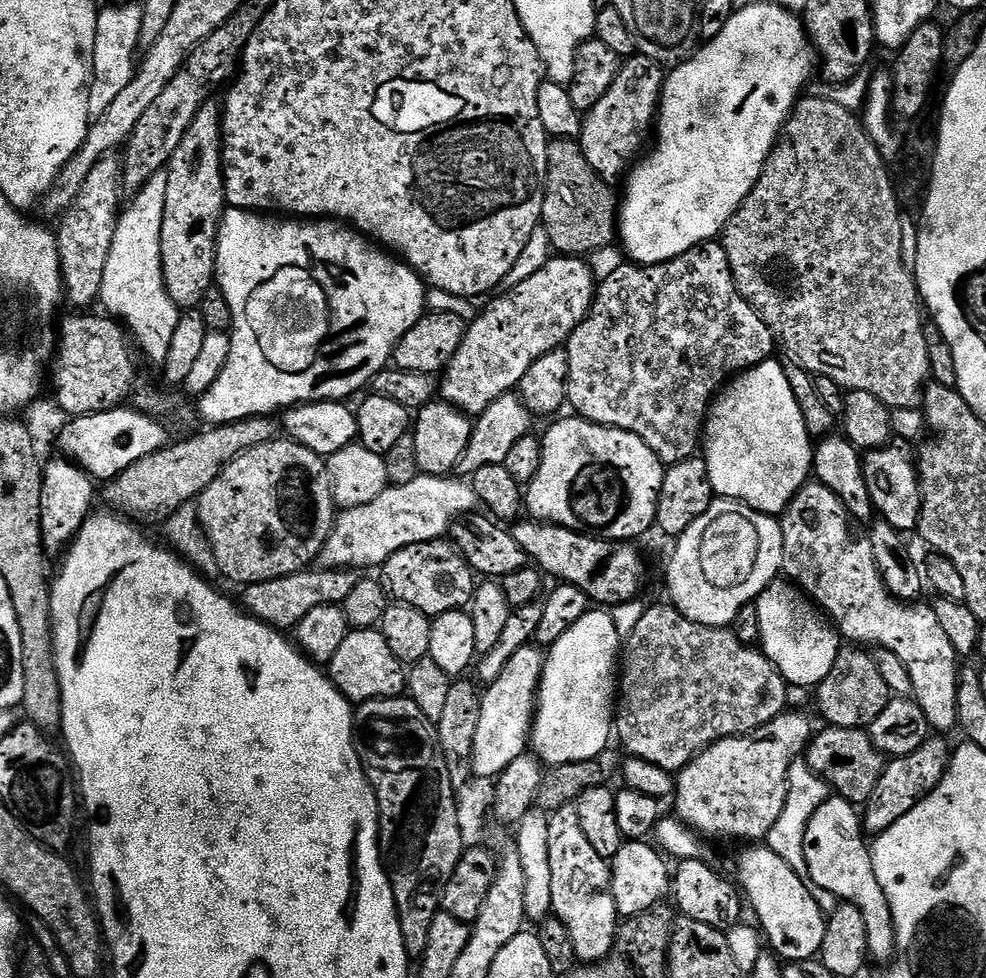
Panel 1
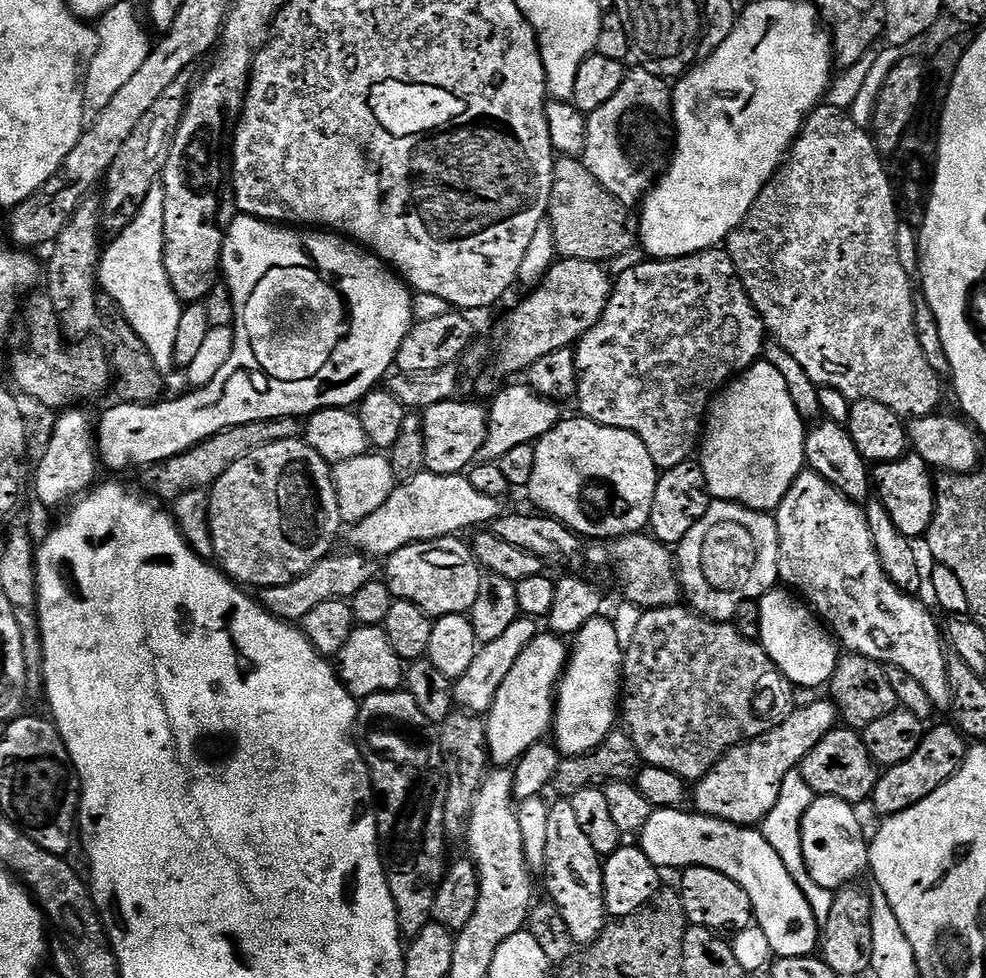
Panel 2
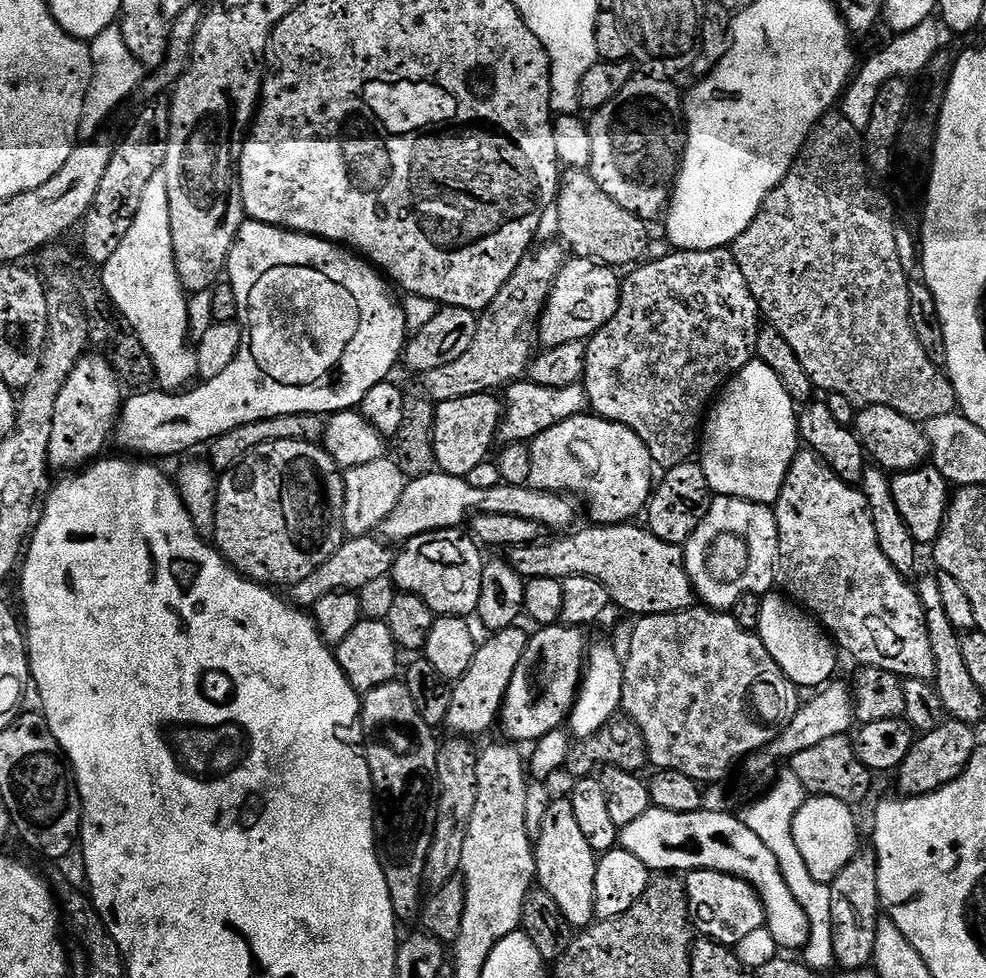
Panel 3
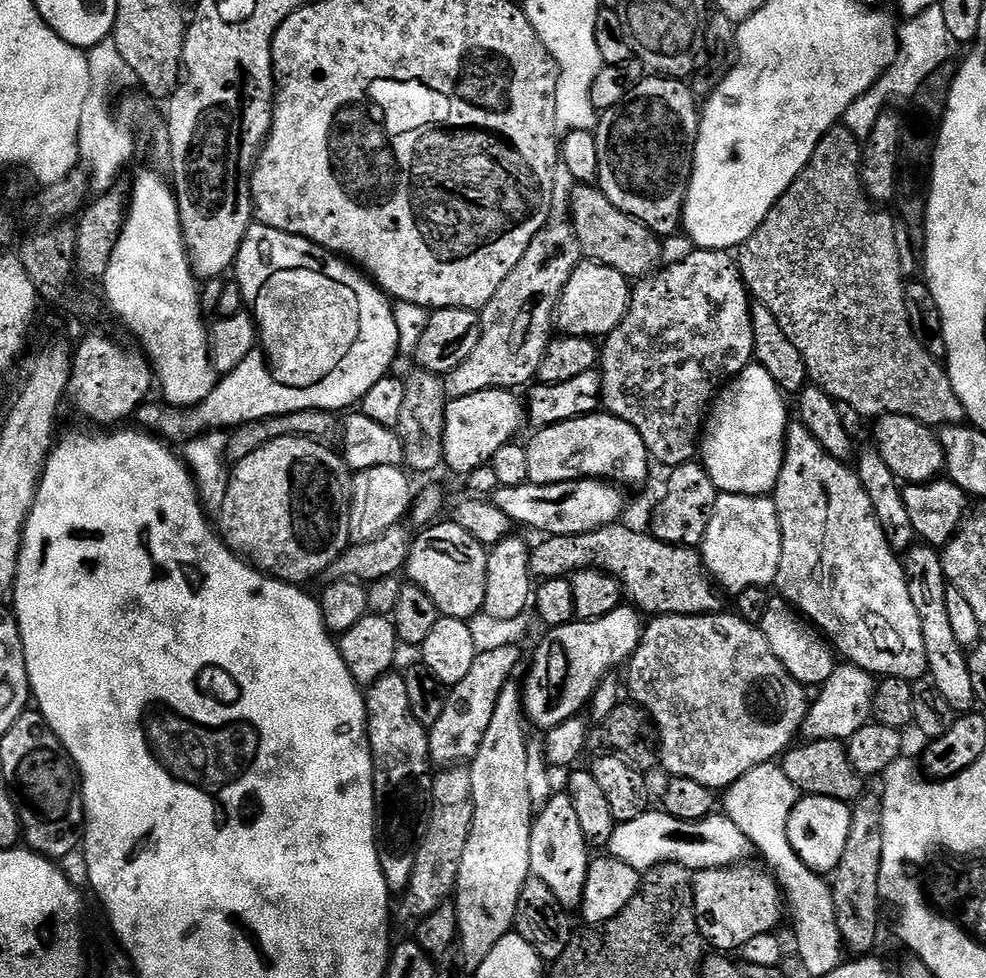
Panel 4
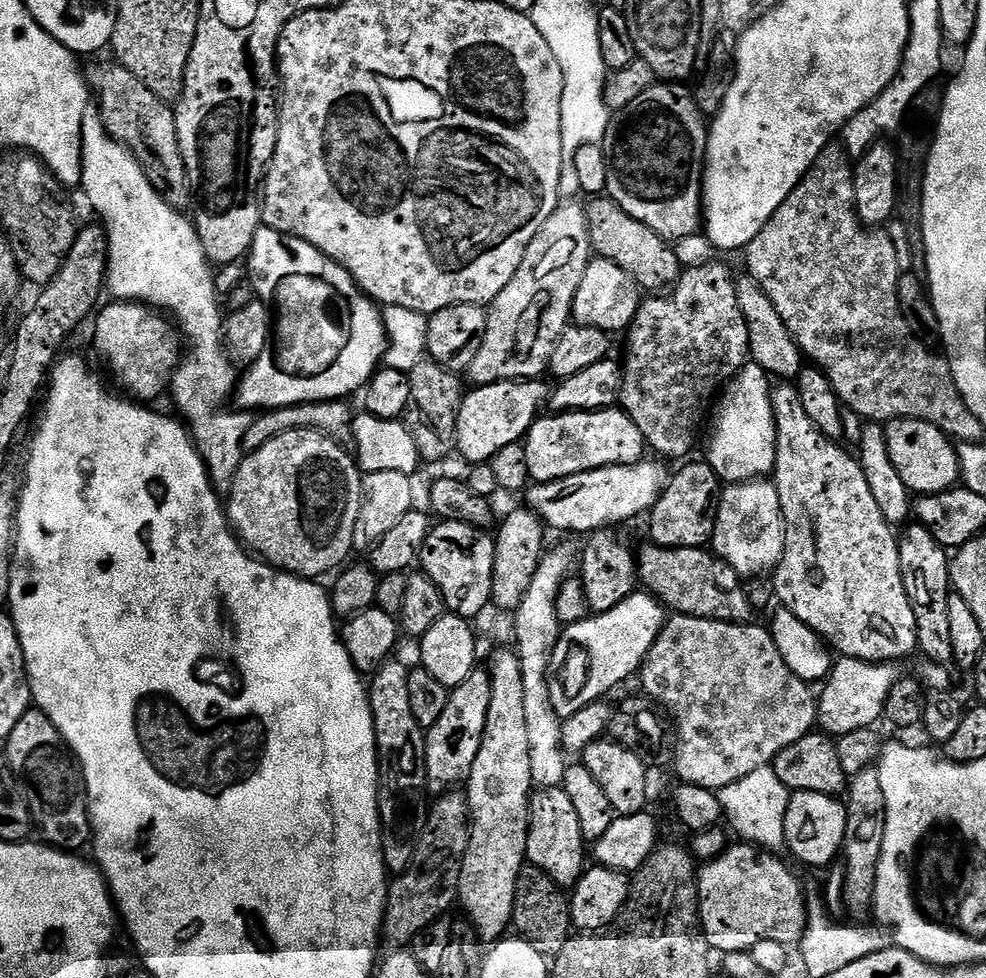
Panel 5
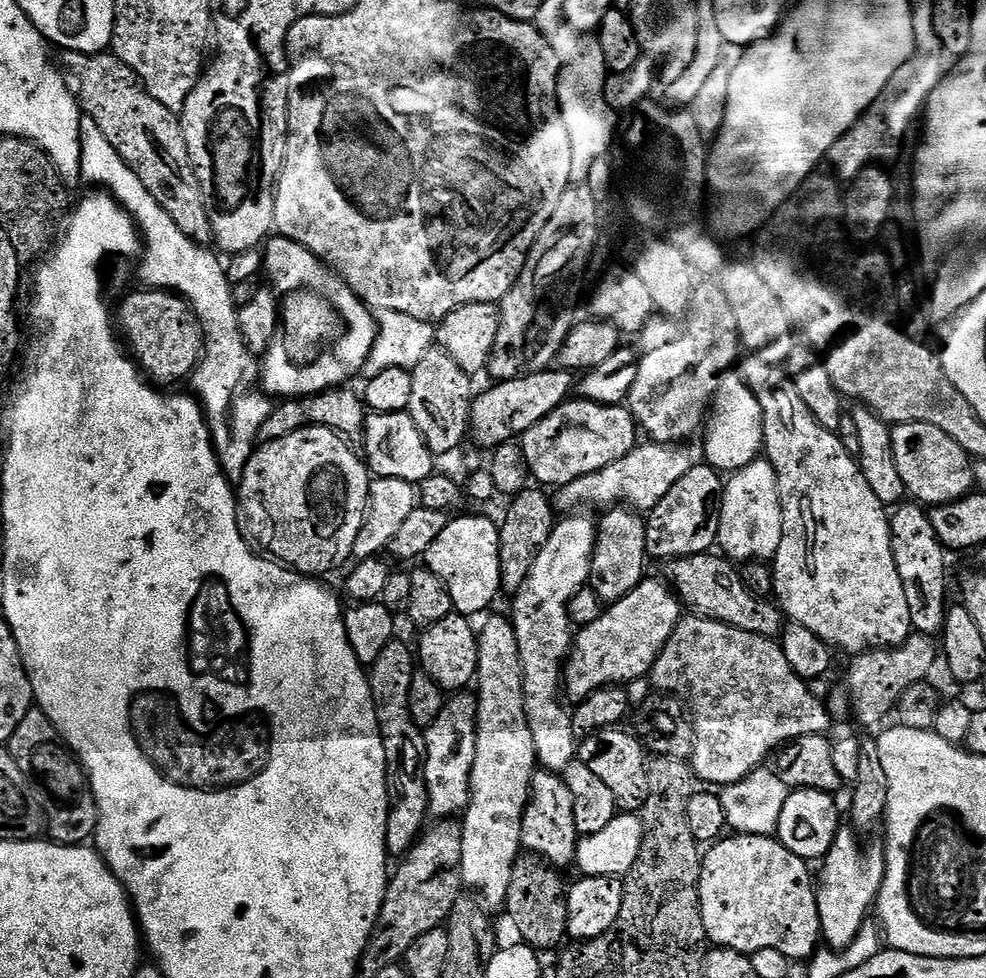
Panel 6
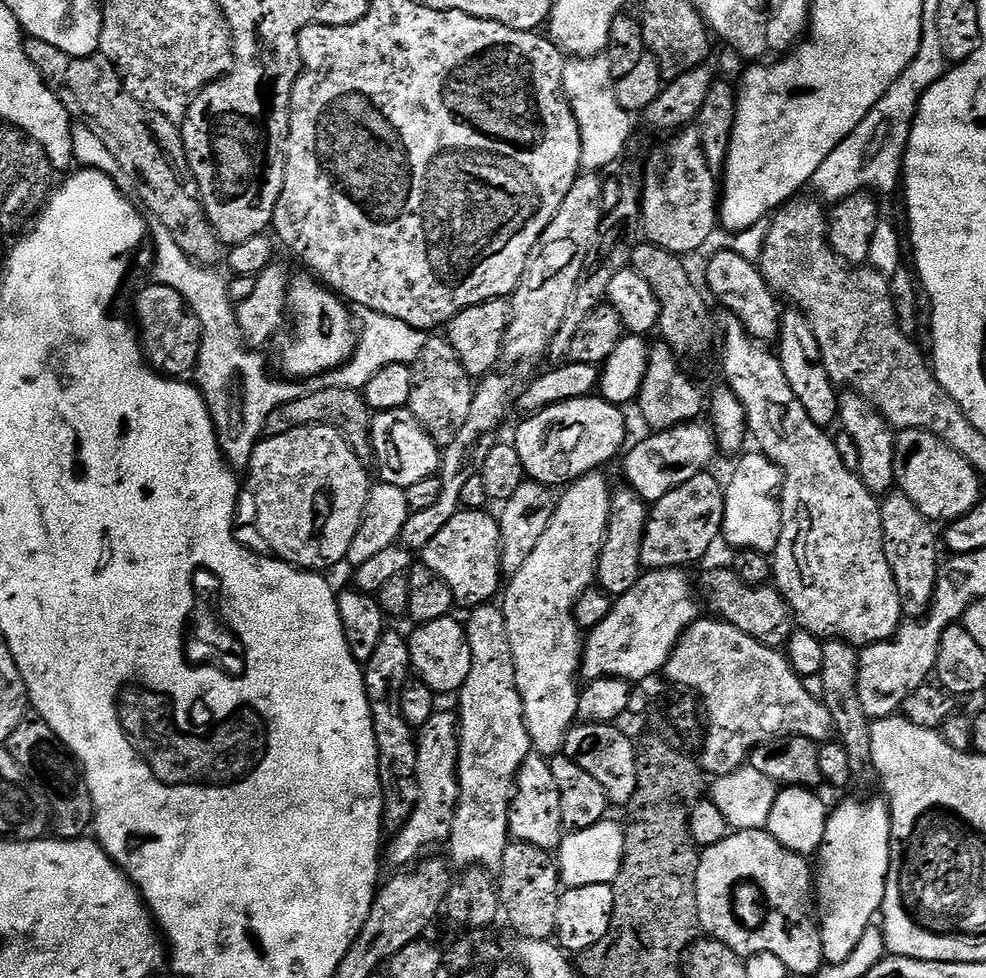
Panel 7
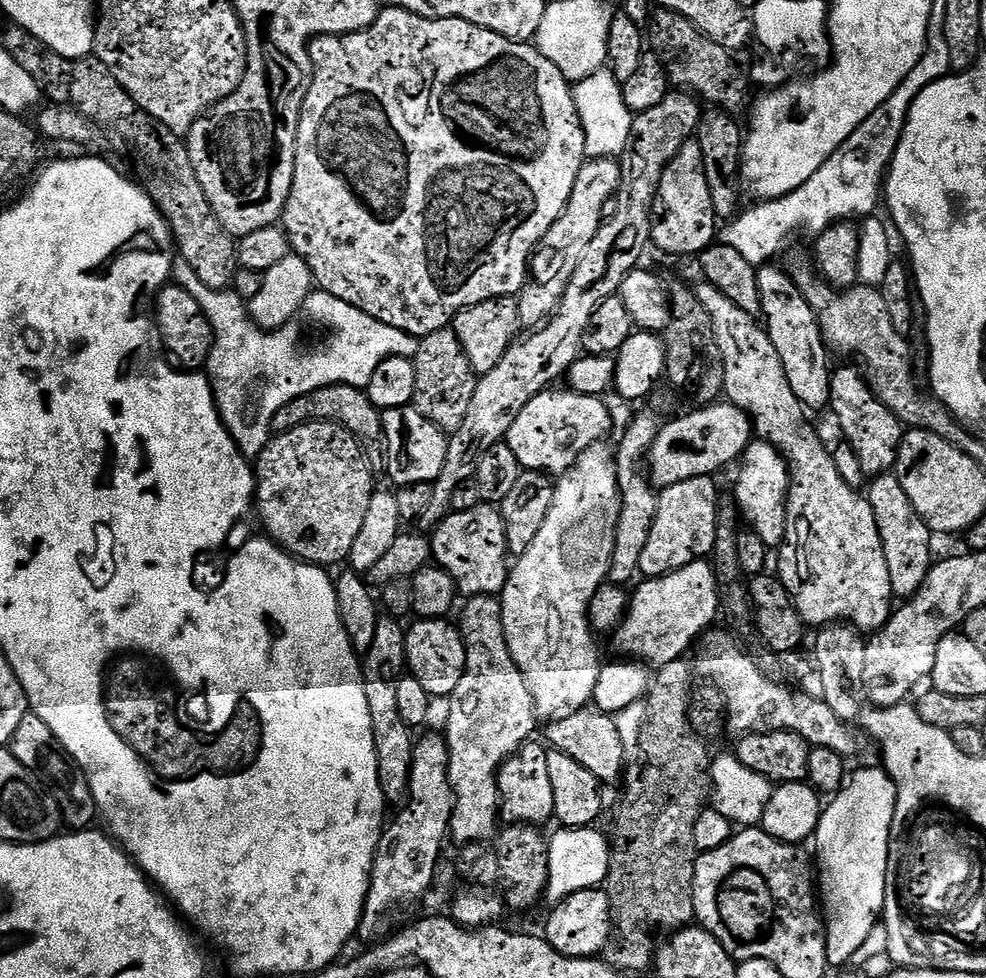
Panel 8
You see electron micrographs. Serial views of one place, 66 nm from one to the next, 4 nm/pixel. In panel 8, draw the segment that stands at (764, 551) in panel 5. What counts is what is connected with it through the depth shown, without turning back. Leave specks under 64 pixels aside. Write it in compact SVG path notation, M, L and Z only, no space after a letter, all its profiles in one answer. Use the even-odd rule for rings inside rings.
M757 439L748 445L742 457L744 469L736 480L734 495L743 523L762 538L769 546L779 546L784 542L788 529L788 486L790 473L788 461L767 440Z

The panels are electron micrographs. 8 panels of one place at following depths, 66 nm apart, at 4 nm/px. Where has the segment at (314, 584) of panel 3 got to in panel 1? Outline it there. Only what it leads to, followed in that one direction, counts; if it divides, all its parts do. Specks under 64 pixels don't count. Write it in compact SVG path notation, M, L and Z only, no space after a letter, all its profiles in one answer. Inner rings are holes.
M312 566L303 572L295 572L277 580L254 582L247 585L243 589L244 600L242 599L242 607L247 615L256 617L257 620L261 620L264 624L269 624L274 630L295 630L298 622L302 622L302 618L306 618L306 614L310 614L310 610L314 610L314 606L343 605L344 600L350 598L350 590L354 590L357 579L357 573L346 568Z

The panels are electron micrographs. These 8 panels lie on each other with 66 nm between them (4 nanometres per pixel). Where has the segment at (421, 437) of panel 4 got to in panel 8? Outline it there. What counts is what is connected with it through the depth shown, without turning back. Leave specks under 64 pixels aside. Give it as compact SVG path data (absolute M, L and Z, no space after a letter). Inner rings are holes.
M451 327L438 330L423 337L418 344L419 352L415 357L416 398L420 413L430 422L453 434L463 424L474 398L478 377L472 371L470 362L458 342Z

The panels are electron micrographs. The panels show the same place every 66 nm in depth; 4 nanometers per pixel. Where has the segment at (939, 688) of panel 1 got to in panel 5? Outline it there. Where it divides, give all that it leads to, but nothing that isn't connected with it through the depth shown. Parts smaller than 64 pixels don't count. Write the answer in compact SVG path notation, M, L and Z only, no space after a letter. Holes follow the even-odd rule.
M777 383L770 395L776 423L774 483L784 518L784 553L774 569L775 599L802 618L837 653L840 651L841 657L900 662L903 656L917 651L916 623L910 598L906 598L906 586L902 586L893 525L882 518L882 510L878 510L878 502L874 502L874 494L866 486L866 474L862 474L859 459L847 456L837 441L826 438L806 418L795 383Z

